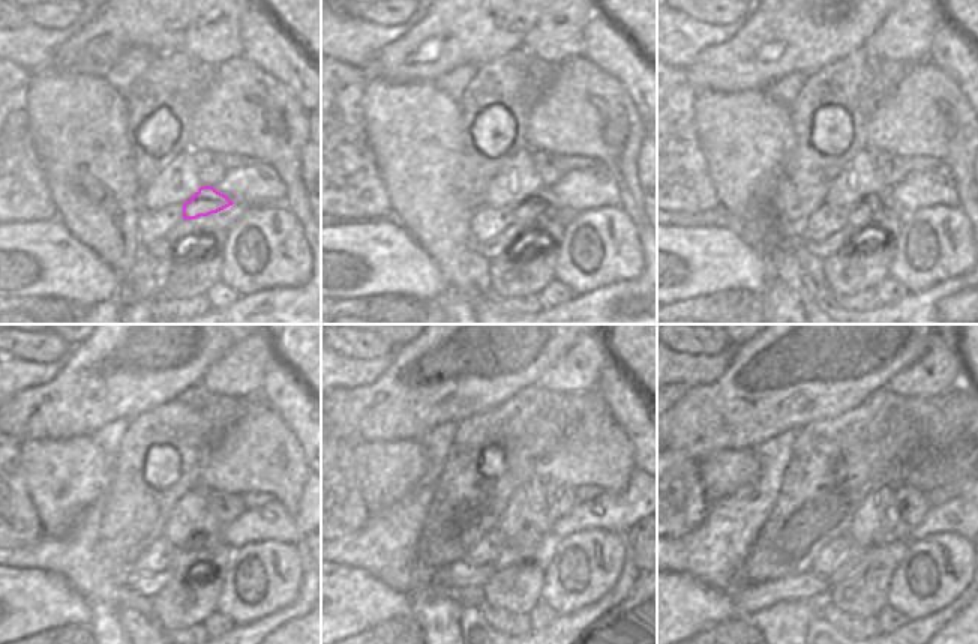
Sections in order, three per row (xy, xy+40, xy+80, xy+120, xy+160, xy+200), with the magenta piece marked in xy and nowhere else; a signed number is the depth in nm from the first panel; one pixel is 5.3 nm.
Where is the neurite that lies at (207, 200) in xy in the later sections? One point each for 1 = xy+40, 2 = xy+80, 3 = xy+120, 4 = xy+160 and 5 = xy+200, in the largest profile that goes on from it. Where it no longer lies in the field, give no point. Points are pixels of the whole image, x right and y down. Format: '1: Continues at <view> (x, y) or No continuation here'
1: Continues at xy+40 (543, 201)
2: Continues at xy+80 (869, 210)
3: Continues at xy+120 (188, 556)
4: Continues at xy+160 (516, 556)
5: Continues at xy+200 (849, 562)

